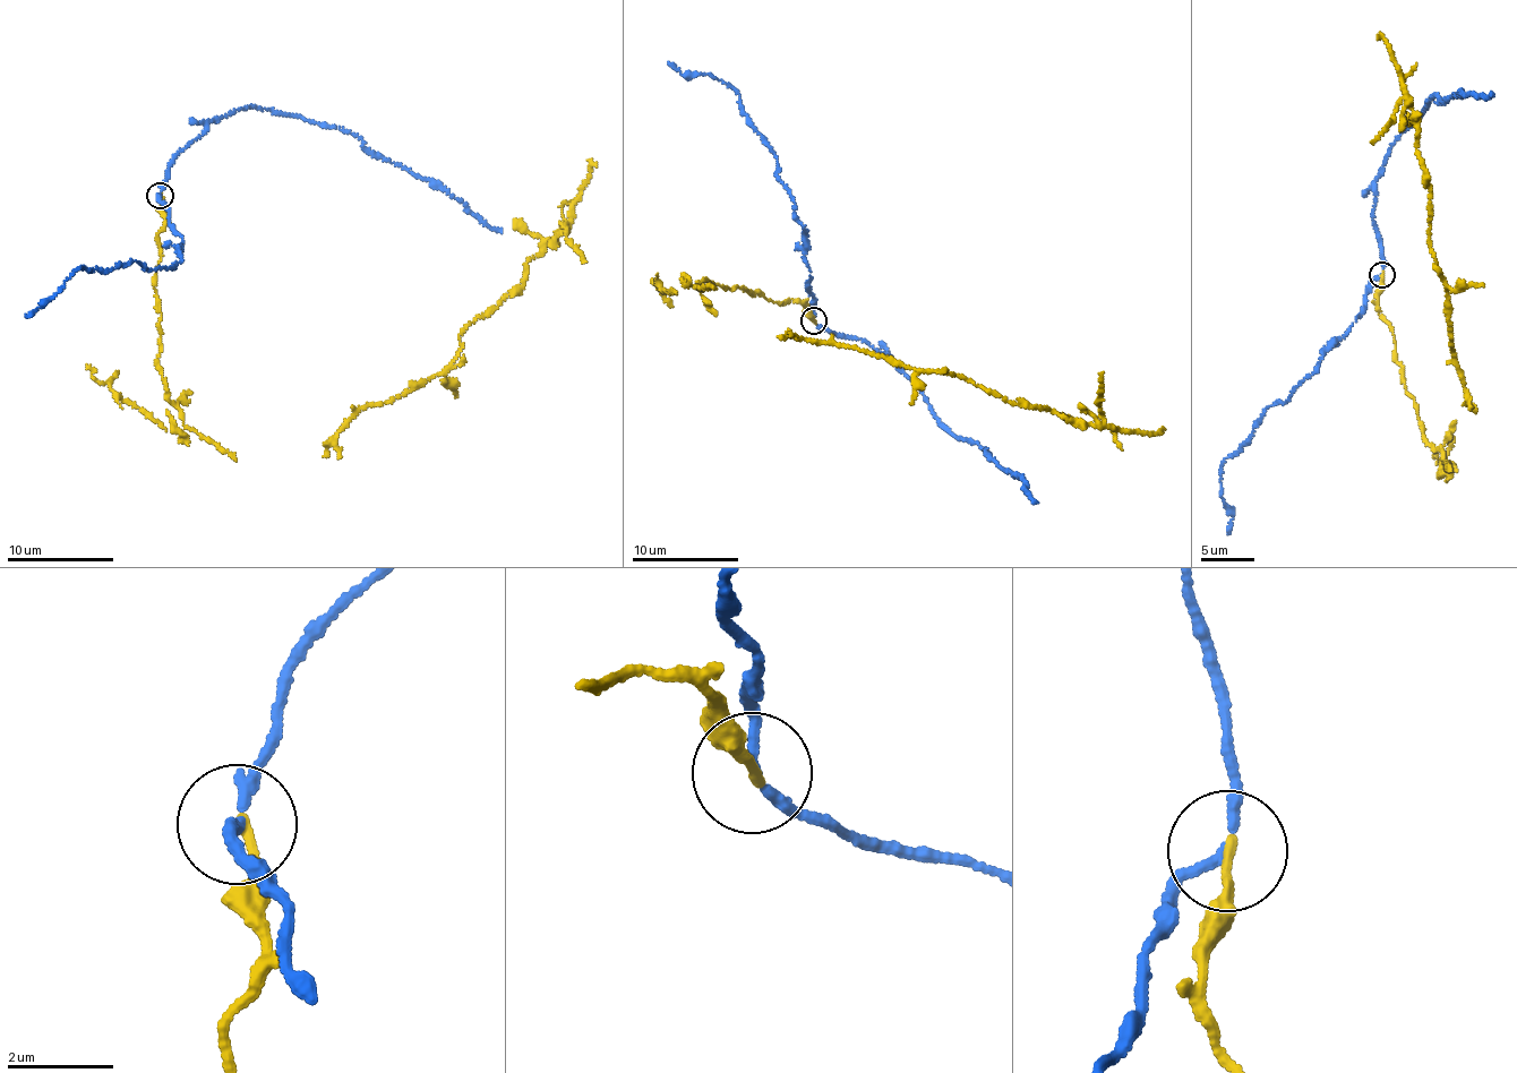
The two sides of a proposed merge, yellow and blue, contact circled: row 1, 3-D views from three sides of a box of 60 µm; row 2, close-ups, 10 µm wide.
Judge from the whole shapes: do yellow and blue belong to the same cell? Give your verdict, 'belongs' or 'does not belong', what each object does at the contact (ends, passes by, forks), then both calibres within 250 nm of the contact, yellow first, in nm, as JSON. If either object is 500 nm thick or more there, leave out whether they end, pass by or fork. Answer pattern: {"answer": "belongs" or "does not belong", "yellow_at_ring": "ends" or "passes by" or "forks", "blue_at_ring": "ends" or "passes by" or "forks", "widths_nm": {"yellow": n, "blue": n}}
{"answer": "does not belong", "yellow_at_ring": "ends", "blue_at_ring": "passes by", "widths_nm": {"yellow": 170, "blue": 160}}

